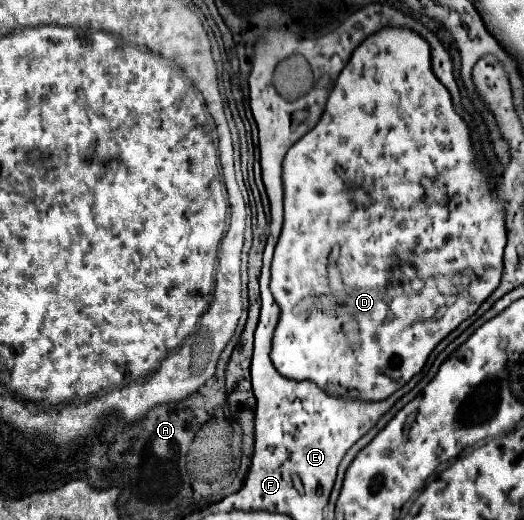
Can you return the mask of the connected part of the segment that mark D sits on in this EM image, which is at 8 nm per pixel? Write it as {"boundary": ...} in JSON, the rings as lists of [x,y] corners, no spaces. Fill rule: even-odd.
{"boundary":[[[390,25],[382,27],[372,37],[366,37],[356,47],[348,65],[338,75],[336,85],[328,97],[326,109],[324,109],[320,121],[316,123],[316,127],[312,131],[308,131],[300,141],[296,141],[288,149],[288,153],[284,157],[284,165],[282,165],[282,181],[284,222],[278,245],[274,249],[272,267],[270,267],[272,269],[270,291],[274,295],[274,301],[280,307],[280,321],[274,329],[272,349],[270,349],[272,365],[286,379],[314,381],[324,393],[334,395],[338,399],[348,399],[348,401],[350,399],[352,401],[388,399],[394,391],[398,391],[402,385],[406,385],[416,373],[420,373],[420,369],[424,367],[424,363],[428,359],[428,353],[432,353],[432,349],[448,333],[452,333],[464,319],[472,317],[476,313],[476,309],[496,291],[496,287],[500,285],[500,279],[502,279],[502,271],[504,271],[502,255],[504,255],[504,247],[506,247],[506,239],[508,239],[504,203],[498,199],[498,195],[494,191],[490,191],[488,177],[484,175],[482,167],[476,161],[468,123],[458,115],[458,111],[452,105],[452,97],[450,97],[448,89],[438,81],[438,77],[432,71],[428,41],[408,27],[390,27]],[[338,165],[344,169],[344,175],[348,181],[358,181],[358,189],[362,189],[370,195],[370,199],[372,199],[370,207],[352,205],[352,195],[336,173]],[[422,179],[440,181],[442,185],[446,185],[452,199],[446,199],[444,205],[428,203]],[[320,215],[324,215],[326,219],[320,221]],[[336,243],[340,245],[338,259],[336,259]],[[438,273],[446,275],[446,279],[450,279],[450,289],[438,287],[438,283],[436,283]]]}

